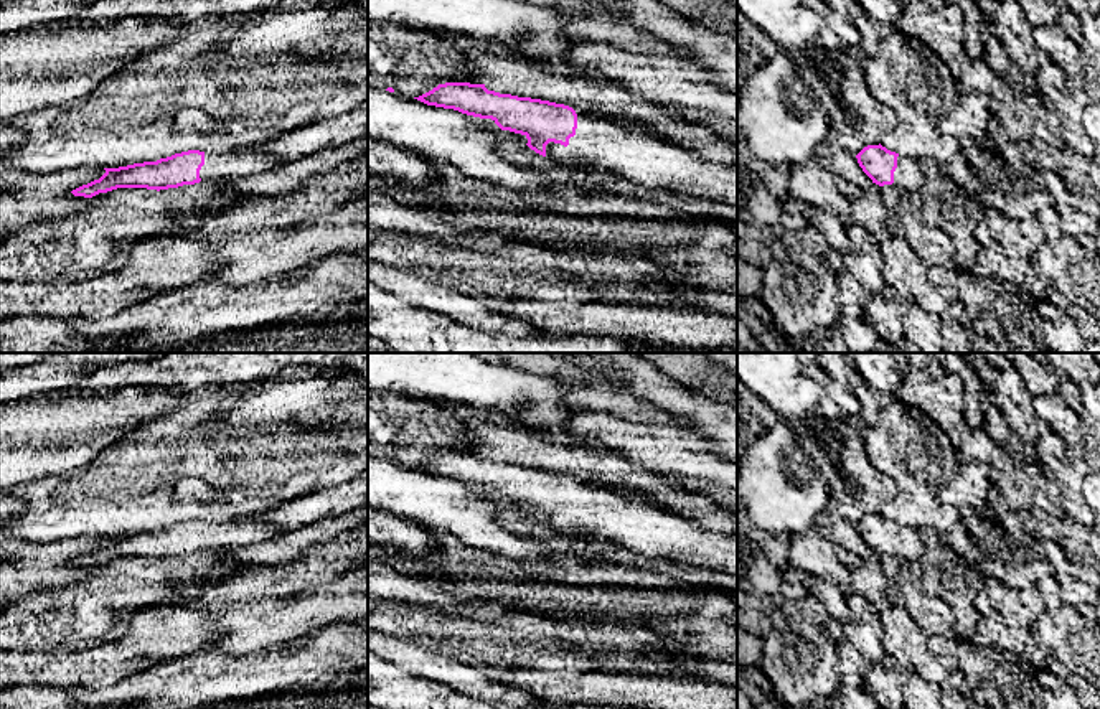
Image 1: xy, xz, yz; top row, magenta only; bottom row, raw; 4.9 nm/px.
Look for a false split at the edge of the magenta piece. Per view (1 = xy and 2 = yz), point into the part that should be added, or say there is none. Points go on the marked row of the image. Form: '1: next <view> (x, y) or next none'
1: next xy (218, 165)
2: next yz (907, 175)

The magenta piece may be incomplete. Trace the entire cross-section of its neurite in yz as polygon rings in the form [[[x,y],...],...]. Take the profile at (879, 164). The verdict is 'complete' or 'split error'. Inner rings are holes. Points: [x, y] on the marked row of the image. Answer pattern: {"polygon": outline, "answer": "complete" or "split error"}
{"polygon": [[[881,143],[864,147],[856,158],[863,171],[879,186],[894,185],[920,191],[924,185],[919,160],[891,152]]], "answer": "split error"}

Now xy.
{"polygon": [[[256,148],[231,152],[188,150],[157,162],[134,163],[119,168],[104,168],[106,173],[71,193],[92,198],[117,188],[168,190],[200,181],[221,183],[270,170],[284,160]]], "answer": "split error"}

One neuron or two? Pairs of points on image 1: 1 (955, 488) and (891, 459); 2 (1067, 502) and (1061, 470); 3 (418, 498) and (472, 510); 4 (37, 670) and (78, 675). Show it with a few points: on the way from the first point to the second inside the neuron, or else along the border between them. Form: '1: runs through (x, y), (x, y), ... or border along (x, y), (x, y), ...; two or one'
1: border along (960, 462), (939, 495), (954, 508); two
2: runs through (1067, 493), (1067, 478); one
3: runs through (431, 502), (459, 510); one
4: runs through (47, 670), (68, 670); one

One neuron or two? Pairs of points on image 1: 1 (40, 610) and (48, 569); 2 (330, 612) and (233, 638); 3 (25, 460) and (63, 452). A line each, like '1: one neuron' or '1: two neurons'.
1: two neurons
2: one neuron
3: one neuron

